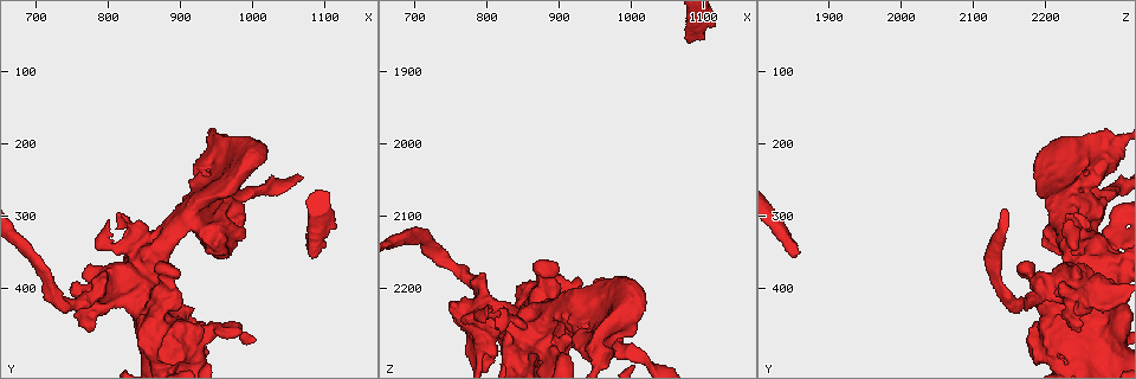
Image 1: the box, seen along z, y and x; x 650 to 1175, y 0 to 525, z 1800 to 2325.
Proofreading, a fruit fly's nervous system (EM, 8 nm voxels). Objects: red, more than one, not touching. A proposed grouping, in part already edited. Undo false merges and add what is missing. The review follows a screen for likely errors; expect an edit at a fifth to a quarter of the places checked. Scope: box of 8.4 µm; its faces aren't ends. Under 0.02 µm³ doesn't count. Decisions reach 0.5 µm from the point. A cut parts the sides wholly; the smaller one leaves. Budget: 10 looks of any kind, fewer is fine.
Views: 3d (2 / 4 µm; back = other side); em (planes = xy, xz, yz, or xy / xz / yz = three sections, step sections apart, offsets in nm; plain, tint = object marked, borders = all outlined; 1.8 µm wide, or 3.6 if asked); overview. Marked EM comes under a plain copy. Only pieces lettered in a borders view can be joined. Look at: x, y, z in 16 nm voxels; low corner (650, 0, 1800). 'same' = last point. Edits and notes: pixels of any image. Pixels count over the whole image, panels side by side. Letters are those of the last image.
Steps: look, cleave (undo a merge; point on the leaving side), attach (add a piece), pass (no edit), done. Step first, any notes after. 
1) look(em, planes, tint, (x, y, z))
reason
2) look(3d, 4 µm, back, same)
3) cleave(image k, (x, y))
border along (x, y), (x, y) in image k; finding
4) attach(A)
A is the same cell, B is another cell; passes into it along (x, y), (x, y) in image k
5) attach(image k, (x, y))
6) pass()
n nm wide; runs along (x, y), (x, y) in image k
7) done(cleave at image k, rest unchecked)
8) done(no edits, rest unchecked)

look(3d, 4 µm, (915, 290, 2220))
looks like a crossing

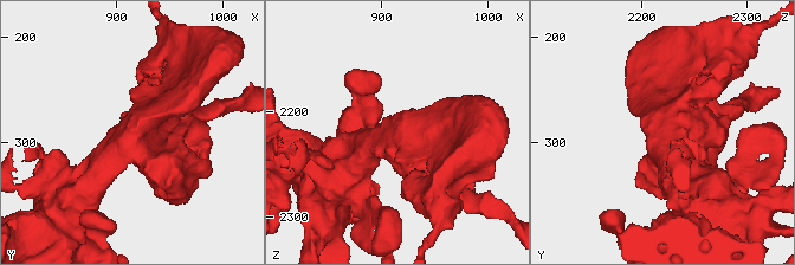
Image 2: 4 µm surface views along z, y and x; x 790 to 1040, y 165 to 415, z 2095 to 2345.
look(em, planes, borders, (914, 294, 2222))
now the EM

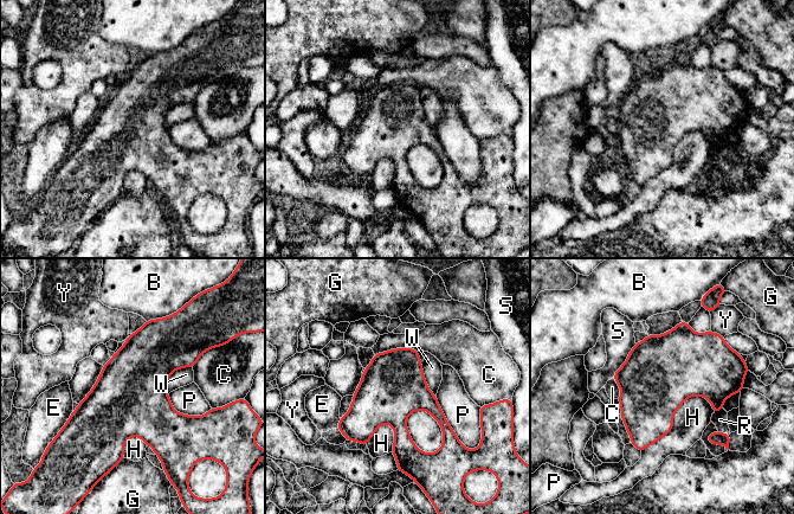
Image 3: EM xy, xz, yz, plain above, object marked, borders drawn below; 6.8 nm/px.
pass()
B, C, E, G, H, P, R, S, W and Y are other cells; all the same neuron

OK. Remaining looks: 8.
look(em, 3.6 µm, xy, step 16, tint, (1080, 350, 1860))
stops while still wide

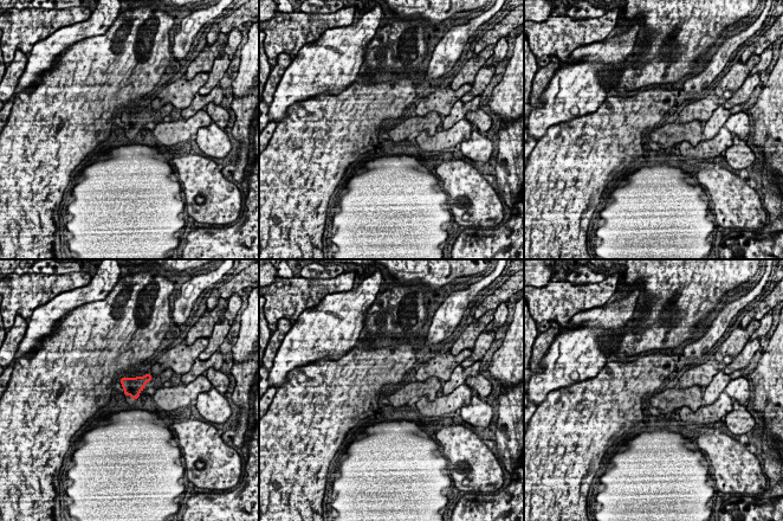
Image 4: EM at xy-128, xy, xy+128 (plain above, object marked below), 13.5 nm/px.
look(em, 3.6 µm, planes, borders, same)

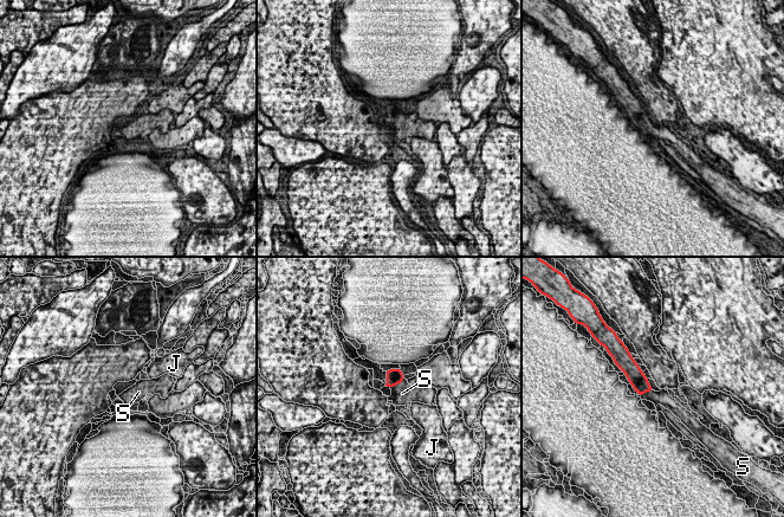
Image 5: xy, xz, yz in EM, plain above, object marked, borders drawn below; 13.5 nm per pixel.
attach(S)
S is the same cell, J is another cell; it goes on there

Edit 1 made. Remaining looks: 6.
look(3d, 4 µm, (790, 395, 2210))
thick turns thin

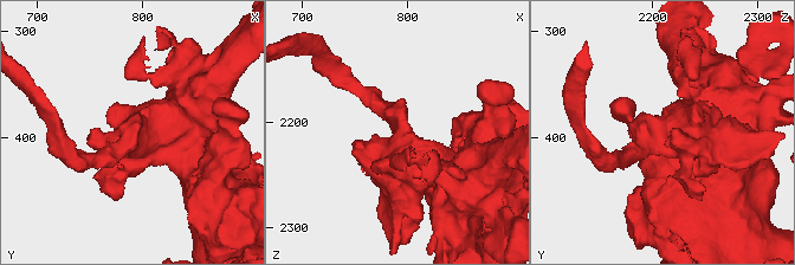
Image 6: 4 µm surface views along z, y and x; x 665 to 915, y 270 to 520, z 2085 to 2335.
look(em, 3.6 µm, planes, borders, (794, 396, 2210))

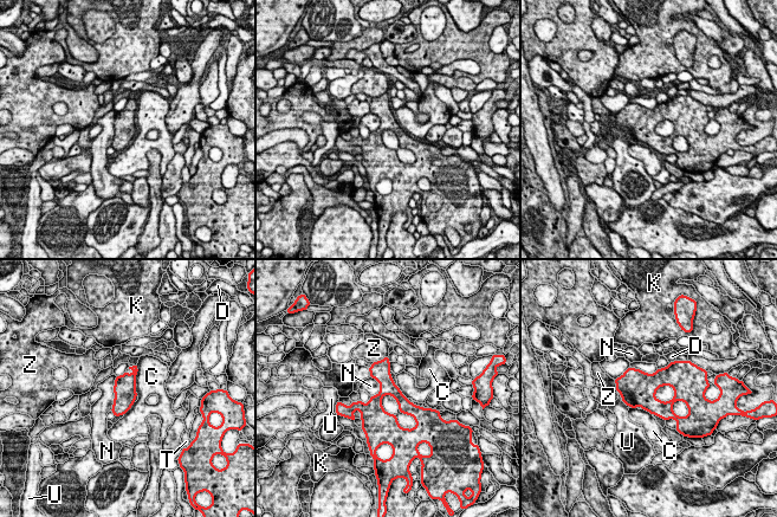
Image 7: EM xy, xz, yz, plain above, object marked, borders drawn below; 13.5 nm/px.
pass()
C, D, K, N, T, U and Z are other cells; border along (117, 376), (110, 411) in image 7; one neuron here

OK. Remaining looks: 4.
look(3d, 4 µm, back, (870, 480, 2220))
touches itself

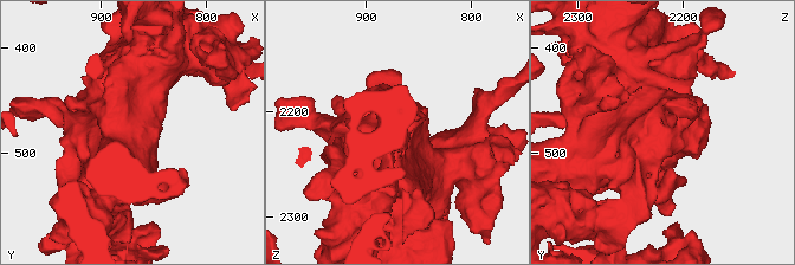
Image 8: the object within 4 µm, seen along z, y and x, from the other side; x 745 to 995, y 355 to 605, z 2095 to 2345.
look(em, 3.6 µm, xy, step 4, borders, same)
now the EM

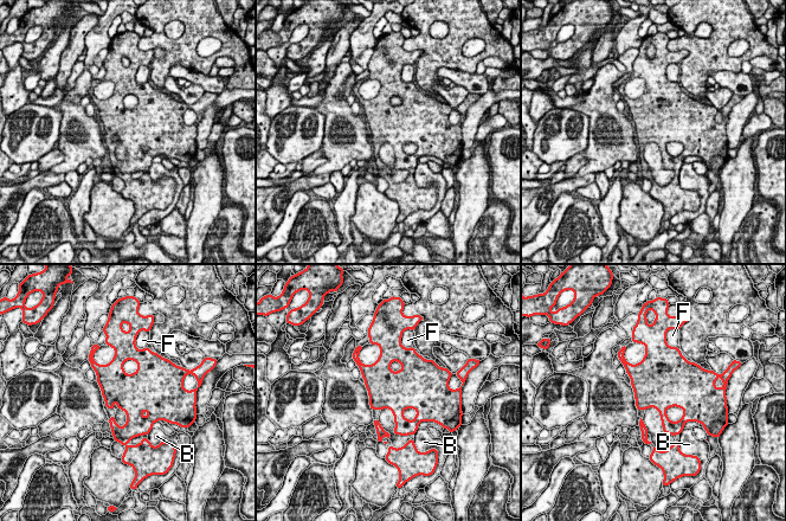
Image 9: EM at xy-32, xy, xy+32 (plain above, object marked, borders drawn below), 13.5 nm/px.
pass()
550 nm wide; B and F are other cells; border along (363, 385), (372, 409) in image 9; one neuron here

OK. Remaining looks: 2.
done(attach at image 5, rest unchecked)

